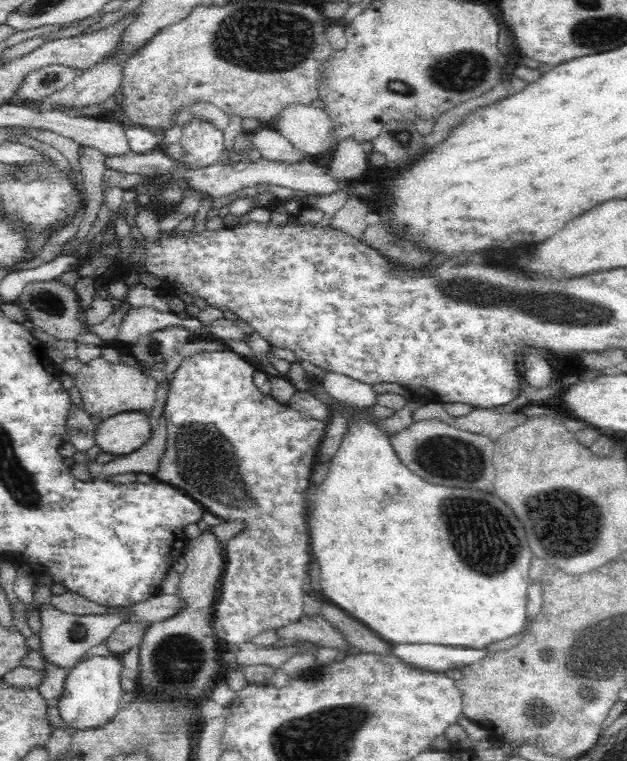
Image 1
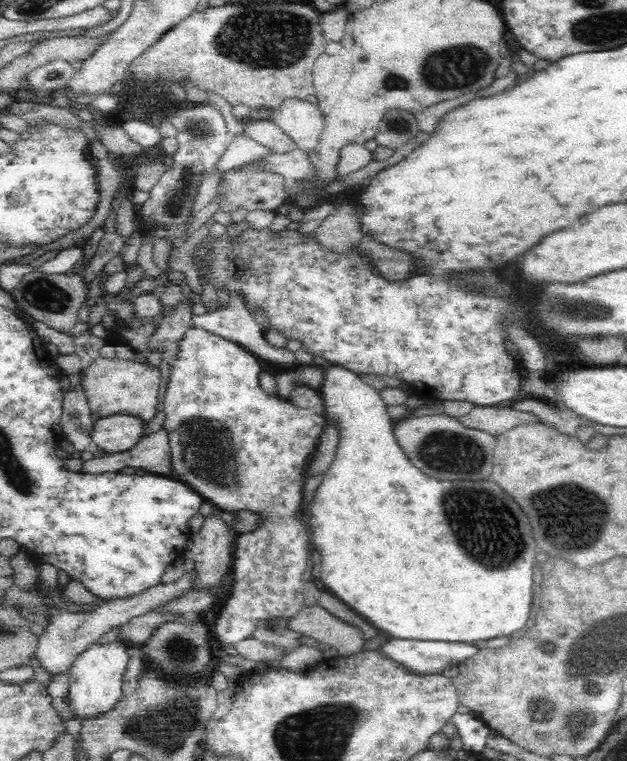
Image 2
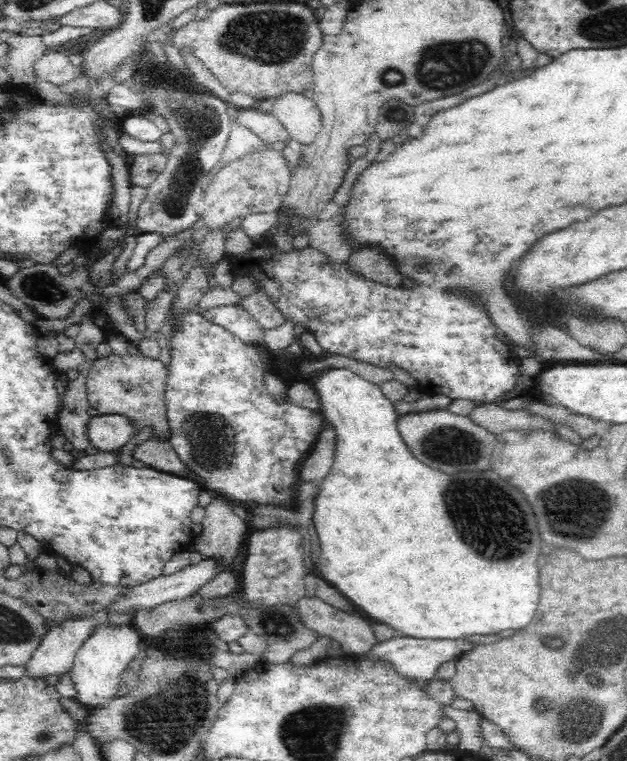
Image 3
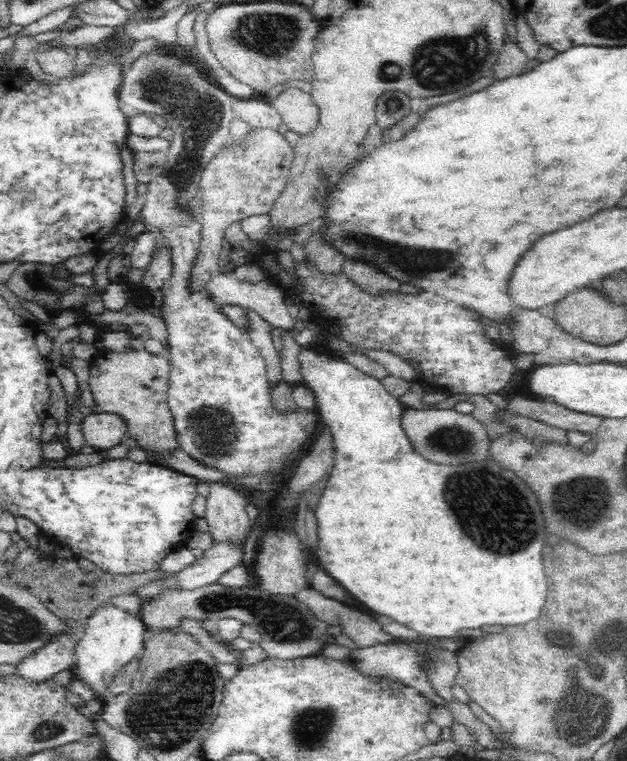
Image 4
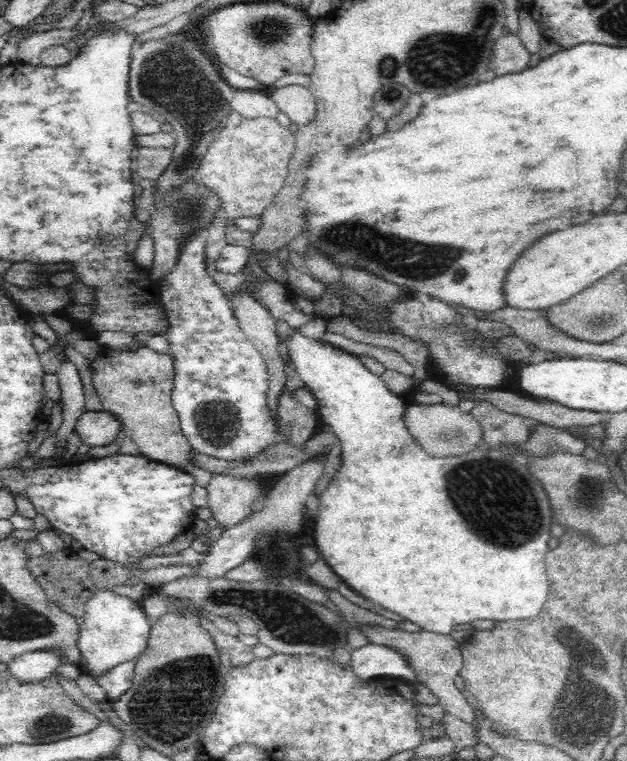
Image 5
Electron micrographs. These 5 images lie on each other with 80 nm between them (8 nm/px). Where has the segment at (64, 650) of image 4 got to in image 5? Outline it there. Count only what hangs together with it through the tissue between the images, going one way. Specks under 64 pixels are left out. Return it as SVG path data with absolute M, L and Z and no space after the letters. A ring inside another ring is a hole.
M37 651L16 656L7 662L6 668L18 682L29 683L54 674L61 664L62 661L56 653Z

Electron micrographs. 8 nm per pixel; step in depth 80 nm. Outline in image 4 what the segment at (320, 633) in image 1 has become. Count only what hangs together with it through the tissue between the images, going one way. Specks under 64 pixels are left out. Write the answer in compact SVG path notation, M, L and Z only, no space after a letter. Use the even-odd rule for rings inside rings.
M300 588L300 591L296 591L296 597L308 604L318 618L331 624L333 629L347 635L357 644L358 648L392 644L392 642L410 642L410 639L396 638L384 632L382 626L372 620L368 613L364 614L350 609L332 598L327 598L314 588Z

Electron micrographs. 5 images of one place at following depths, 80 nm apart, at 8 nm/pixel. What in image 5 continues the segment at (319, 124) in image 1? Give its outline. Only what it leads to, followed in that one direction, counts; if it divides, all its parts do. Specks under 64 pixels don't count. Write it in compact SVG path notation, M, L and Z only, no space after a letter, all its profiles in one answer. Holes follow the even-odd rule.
M290 84L287 86L270 88L269 93L278 104L278 109L292 122L293 127L306 126L312 122L316 112L312 91L302 85Z

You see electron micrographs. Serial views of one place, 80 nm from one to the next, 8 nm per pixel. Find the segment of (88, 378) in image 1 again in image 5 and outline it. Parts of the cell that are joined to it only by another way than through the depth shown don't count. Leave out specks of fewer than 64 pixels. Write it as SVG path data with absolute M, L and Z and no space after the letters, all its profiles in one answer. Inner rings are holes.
M147 345L135 351L107 349L90 361L90 370L103 410L119 419L121 428L137 444L140 454L152 461L171 464L191 474L198 485L206 487L212 471L200 467L194 457L196 449L184 435L180 415L172 405L174 357L169 352L155 352Z

